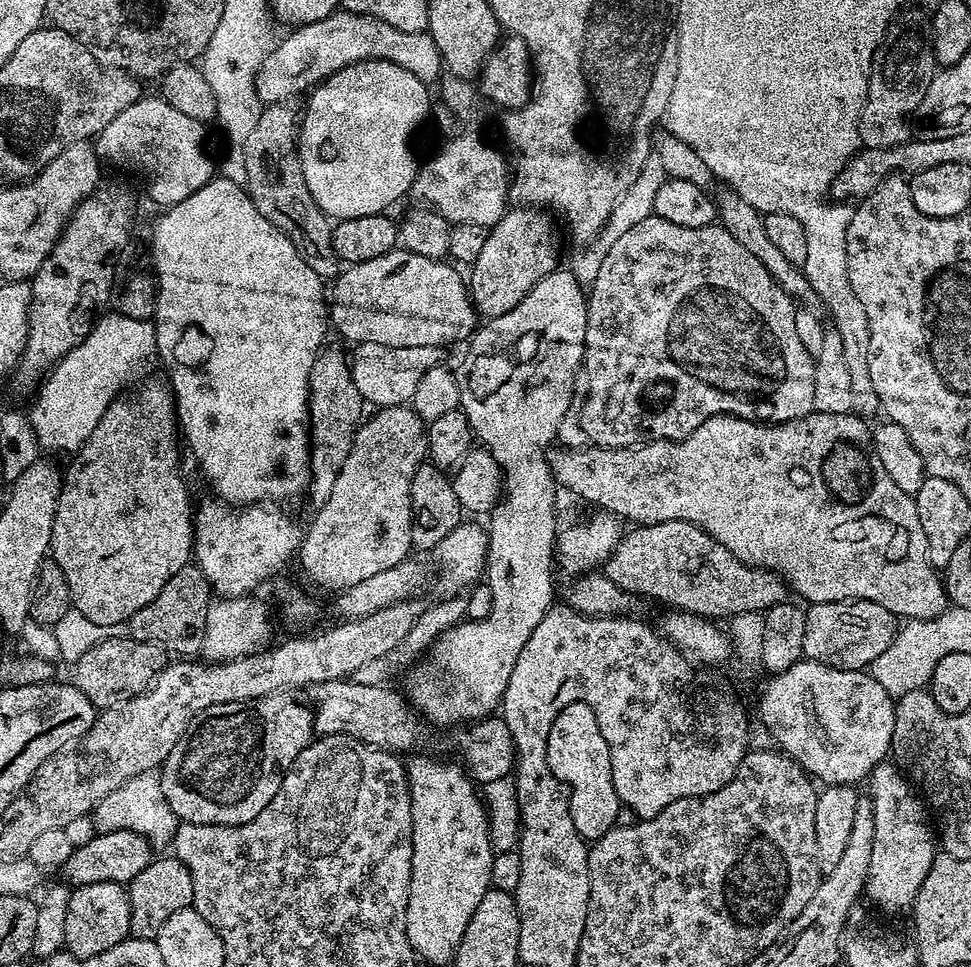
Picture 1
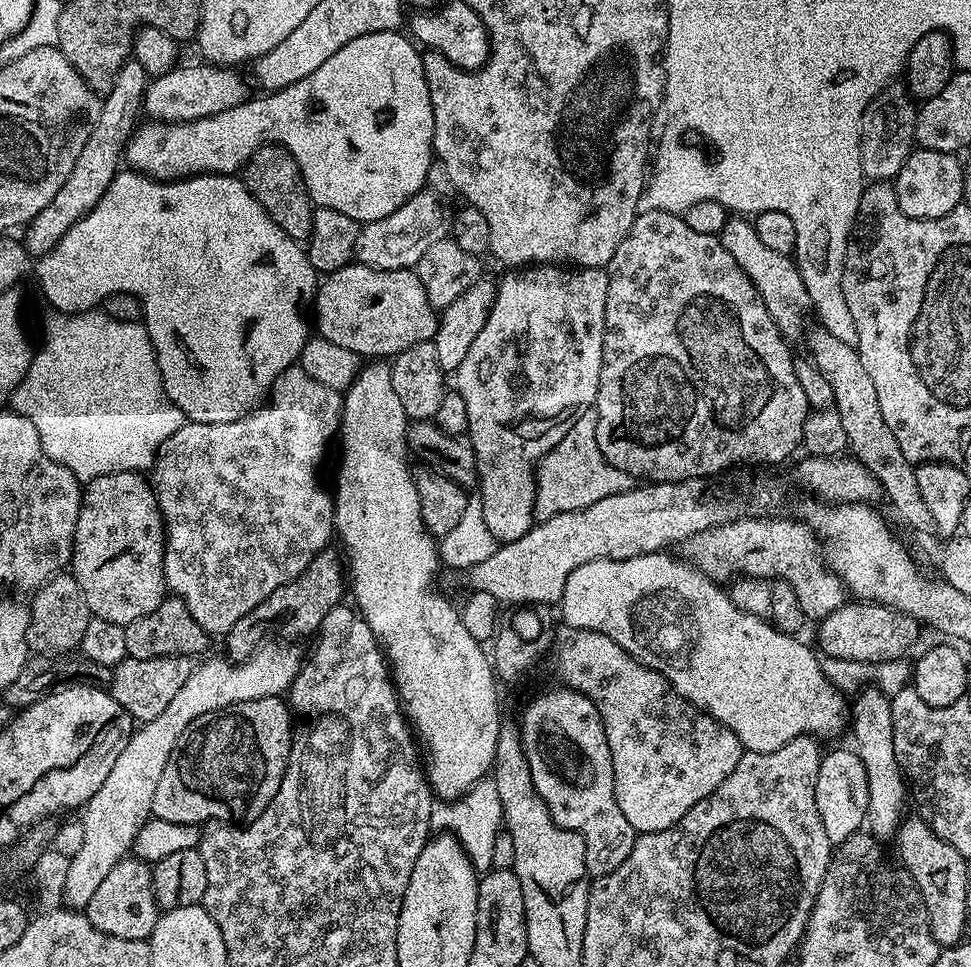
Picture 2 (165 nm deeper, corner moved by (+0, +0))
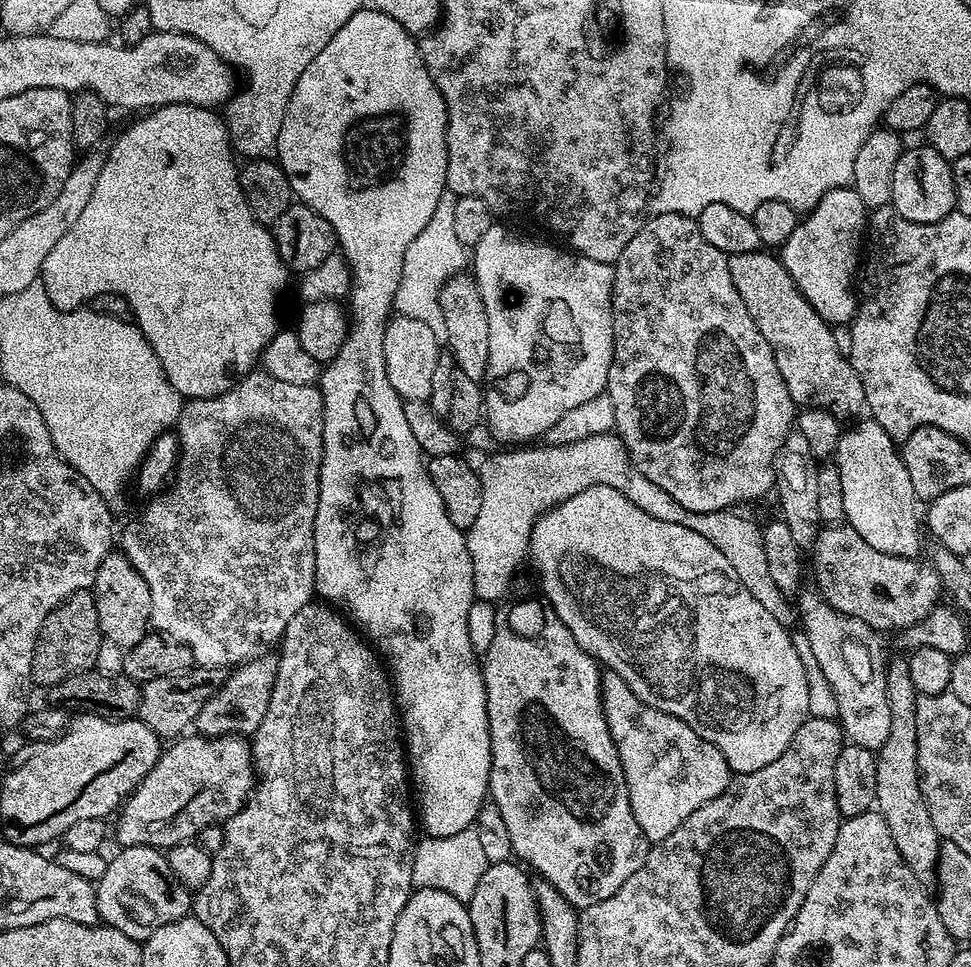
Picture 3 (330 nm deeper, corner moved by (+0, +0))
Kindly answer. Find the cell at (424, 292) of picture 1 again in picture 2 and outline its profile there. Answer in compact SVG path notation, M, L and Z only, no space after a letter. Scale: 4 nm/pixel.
M353 262L327 273L319 281L314 297L315 304L314 328L315 331L316 328L320 331L317 332L319 339L334 342L334 346L342 346L342 350L350 350L361 358L394 358L399 352L405 352L410 346L431 340L436 334L437 313L426 298L422 282L411 268L378 270Z

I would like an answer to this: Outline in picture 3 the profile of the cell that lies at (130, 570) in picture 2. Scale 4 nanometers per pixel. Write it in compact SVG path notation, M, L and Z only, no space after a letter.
M119 551L109 552L102 566L98 566L96 581L92 583L90 591L96 597L98 626L103 639L127 650L138 646L138 642L142 642L142 638L149 635L152 619L150 586L146 586L142 574L138 574Z

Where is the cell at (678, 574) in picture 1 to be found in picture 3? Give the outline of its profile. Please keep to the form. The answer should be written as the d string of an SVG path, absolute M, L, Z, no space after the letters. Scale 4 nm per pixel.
M832 522L821 527L816 544L810 549L810 556L812 556L811 579L812 576L816 579L815 587L824 596L826 603L844 615L861 619L877 634L899 633L924 618L926 614L930 614L930 610L941 603L940 578L931 562L927 559L922 560L923 558L896 557L894 554L874 550L873 546L870 546L847 522Z

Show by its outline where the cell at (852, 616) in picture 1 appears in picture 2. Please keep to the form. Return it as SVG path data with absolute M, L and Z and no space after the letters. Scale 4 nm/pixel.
M845 602L841 608L826 614L819 621L816 632L816 640L820 643L819 651L825 652L828 658L842 658L850 662L862 662L863 664L881 664L887 660L901 659L912 648L912 643L920 636L921 625L910 618L905 612L899 612L893 608L887 608L885 604L874 604L871 602Z

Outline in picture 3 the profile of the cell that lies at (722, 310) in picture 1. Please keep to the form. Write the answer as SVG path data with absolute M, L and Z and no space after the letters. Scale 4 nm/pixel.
M652 214L641 223L634 238L626 242L626 250L622 250L612 273L612 365L606 395L610 402L614 402L614 432L623 442L634 468L670 494L679 505L692 511L731 509L743 500L756 500L768 491L771 493L776 482L775 455L783 440L793 431L798 415L798 405L792 400L786 382L779 373L770 344L755 328L753 318L750 318L741 295L731 282L727 262L728 257L722 250L718 250L718 246L710 246L710 242L702 238L700 225L693 217Z

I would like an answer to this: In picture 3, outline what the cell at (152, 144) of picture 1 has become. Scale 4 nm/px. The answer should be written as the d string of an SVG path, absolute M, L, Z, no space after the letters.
M365 6L354 13L326 42L326 47L302 70L302 78L298 78L298 86L294 86L294 94L290 94L290 102L286 106L286 114L282 118L280 133L276 139L275 155L278 163L284 169L286 178L292 187L293 197L310 210L322 214L326 222L336 235L336 243L342 253L344 262L352 271L352 287L346 300L346 308L350 313L348 337L342 344L342 350L320 373L318 387L324 396L324 457L320 463L320 489L318 490L318 514L314 514L314 578L316 579L315 595L321 601L330 602L331 607L346 614L347 619L367 639L371 647L382 657L394 695L398 705L398 716L402 721L402 739L406 745L406 763L410 769L410 788L414 793L414 804L418 809L418 824L429 836L450 838L450 834L458 834L458 830L466 830L476 823L476 815L489 799L488 779L490 778L490 726L486 714L486 686L484 673L478 663L478 655L471 648L470 637L467 633L467 614L474 601L474 578L471 576L470 551L467 550L465 533L454 522L450 522L450 514L446 514L446 506L442 506L442 497L438 490L434 490L434 482L430 482L430 474L423 450L418 446L418 438L410 431L404 413L404 401L390 386L390 377L386 375L386 352L384 350L384 327L394 312L394 294L398 294L398 282L402 282L402 262L406 258L406 250L410 242L422 234L426 227L428 216L434 214L442 194L448 187L446 178L446 102L442 94L438 94L438 86L430 78L426 66L420 57L420 45L394 18L376 11L371 6Z

